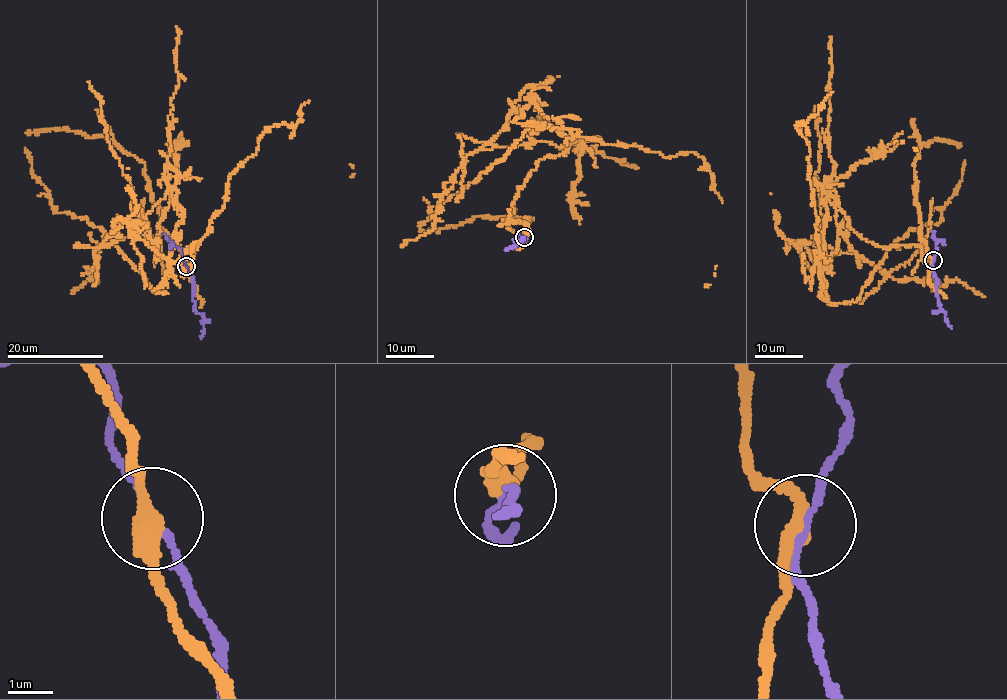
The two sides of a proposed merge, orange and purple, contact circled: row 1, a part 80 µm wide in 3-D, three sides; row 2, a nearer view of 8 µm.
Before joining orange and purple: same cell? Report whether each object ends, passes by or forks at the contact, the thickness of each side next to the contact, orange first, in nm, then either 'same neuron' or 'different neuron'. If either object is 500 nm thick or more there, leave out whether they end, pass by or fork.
orange passes by; purple passes by; 360 nm thick on the orange side, 150 nm on the other; different neuron

